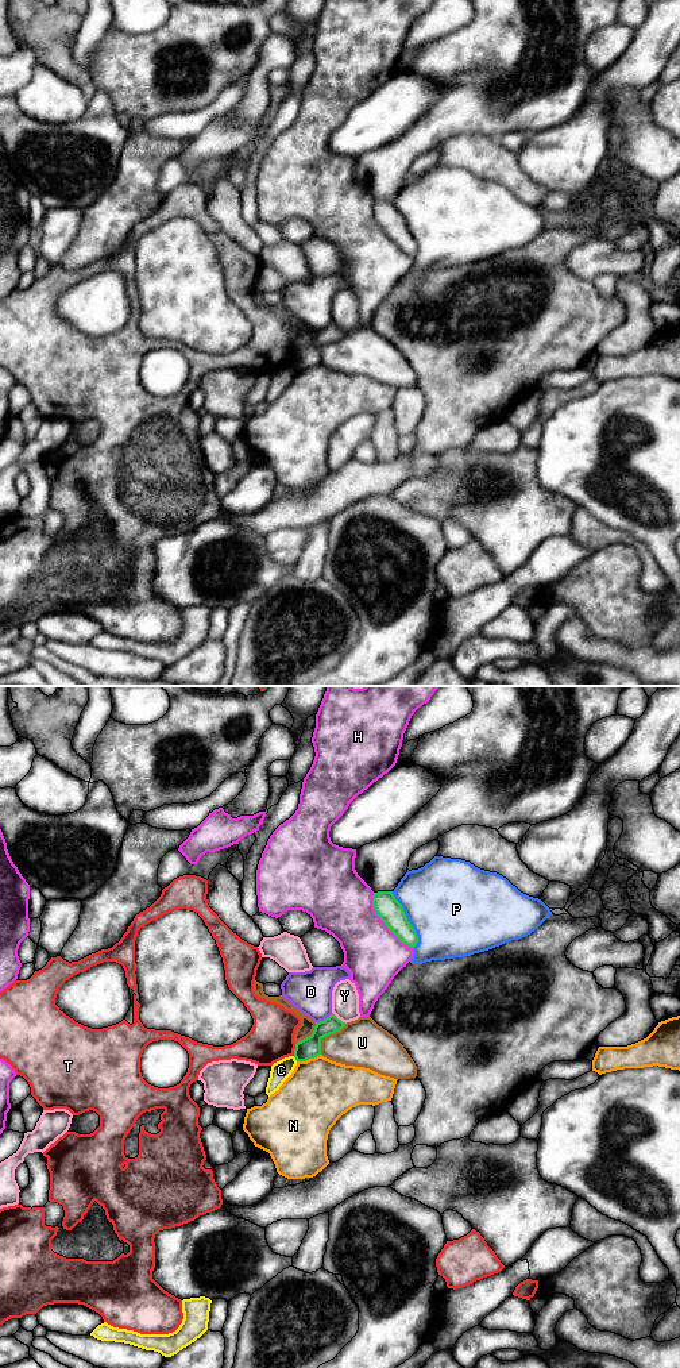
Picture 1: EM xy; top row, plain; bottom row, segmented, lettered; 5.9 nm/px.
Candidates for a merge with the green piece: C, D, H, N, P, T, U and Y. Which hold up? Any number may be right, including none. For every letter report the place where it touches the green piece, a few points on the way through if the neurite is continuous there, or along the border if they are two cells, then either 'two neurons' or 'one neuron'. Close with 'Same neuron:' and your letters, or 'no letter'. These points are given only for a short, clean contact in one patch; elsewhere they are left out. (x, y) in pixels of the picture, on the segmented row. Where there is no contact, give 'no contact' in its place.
C: meets green in xy at (296, 1059); border along xy (293, 1056), (297, 1060); two neurons
D: meets green in xy at (325, 1018); two neurons
H: meets green in xy at (383, 921); two neurons
N: meets green in xy at (308, 1059); two neurons
P: meets green in xy at (408, 921); two neurons
T: meets green in xy at (294, 1049); two neurons
U: meets green in xy at (327, 1035); two neurons
Y: meets green in xy at (337, 1018); two neurons
Same neuron: no letter

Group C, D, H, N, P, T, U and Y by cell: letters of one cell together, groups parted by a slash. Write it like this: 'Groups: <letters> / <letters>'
Groups: C / D / H / N / P / T / U / Y

